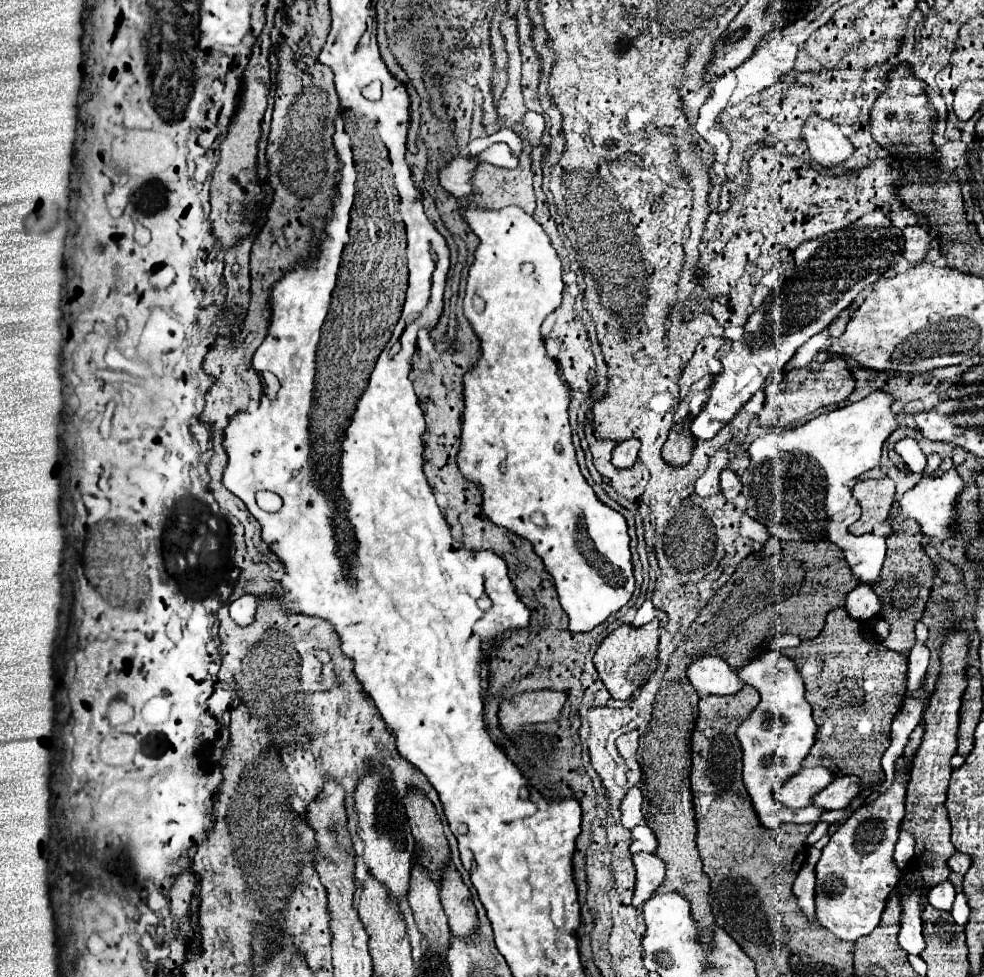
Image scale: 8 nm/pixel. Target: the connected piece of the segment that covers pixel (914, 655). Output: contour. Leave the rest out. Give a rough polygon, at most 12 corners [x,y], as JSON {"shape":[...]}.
{"shape":[[912,648],[906,670],[910,698],[924,682],[928,648]]}

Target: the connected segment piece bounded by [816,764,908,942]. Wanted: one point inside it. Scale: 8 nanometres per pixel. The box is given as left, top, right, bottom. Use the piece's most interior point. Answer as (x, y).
(855, 874)

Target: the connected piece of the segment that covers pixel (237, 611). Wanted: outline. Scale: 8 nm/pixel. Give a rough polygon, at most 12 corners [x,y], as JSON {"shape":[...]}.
{"shape":[[244,594],[230,604],[230,618],[250,626],[262,598]]}

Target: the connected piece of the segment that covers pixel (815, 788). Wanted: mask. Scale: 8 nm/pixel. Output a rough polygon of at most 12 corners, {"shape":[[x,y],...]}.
{"shape":[[802,768],[778,788],[788,808],[806,808],[832,782],[828,768]]}

